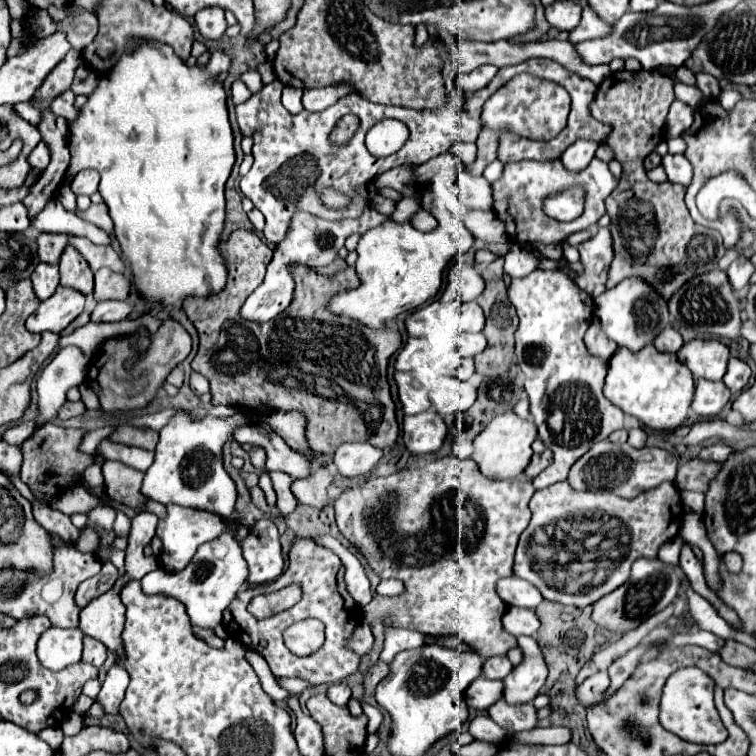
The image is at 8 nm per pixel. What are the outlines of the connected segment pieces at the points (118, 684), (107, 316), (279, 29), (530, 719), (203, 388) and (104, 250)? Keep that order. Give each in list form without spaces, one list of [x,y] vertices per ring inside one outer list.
[[[113,665],[106,674],[102,689],[98,693],[98,701],[104,705],[106,713],[119,714],[119,705],[129,685],[130,677],[120,665]]]
[[[106,301],[98,303],[92,311],[92,323],[116,323],[130,315],[134,305],[130,301]]]
[[[294,1],[294,7],[290,9],[288,17],[286,17],[286,19],[284,19],[280,25],[276,25],[276,27],[272,29],[272,33],[270,33],[270,35],[272,35],[274,39],[278,39],[278,35],[280,35],[280,33],[288,31],[288,29],[290,29],[290,27],[296,23],[296,13],[298,13],[298,9],[300,9],[300,1]]]
[[[504,699],[496,701],[490,709],[488,715],[492,721],[496,721],[502,729],[508,733],[514,731],[524,731],[524,729],[534,729],[538,727],[538,717],[536,717],[536,707],[532,703],[524,705],[510,705]]]
[[[192,373],[192,375],[190,375],[190,389],[200,397],[200,395],[208,393],[208,381],[206,381],[202,375]]]
[[[72,237],[70,245],[74,245],[82,253],[82,257],[88,261],[88,265],[90,265],[92,271],[108,267],[108,269],[112,269],[116,273],[126,273],[126,267],[122,263],[120,255],[112,247],[94,245],[86,237]]]

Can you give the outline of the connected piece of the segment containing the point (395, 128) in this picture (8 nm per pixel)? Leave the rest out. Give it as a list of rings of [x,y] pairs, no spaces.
[[[380,121],[366,135],[366,147],[372,155],[386,157],[396,153],[408,139],[408,127],[402,121]]]

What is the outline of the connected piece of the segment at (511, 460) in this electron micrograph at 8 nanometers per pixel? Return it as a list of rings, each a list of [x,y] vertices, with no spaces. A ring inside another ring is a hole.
[[[506,411],[506,413],[502,413],[500,417],[494,417],[494,419],[482,429],[482,433],[474,439],[476,451],[474,451],[472,459],[478,463],[480,473],[482,473],[484,477],[488,477],[488,479],[514,479],[514,477],[522,475],[524,469],[528,467],[530,457],[532,457],[532,447],[530,447],[530,445],[532,445],[534,439],[536,439],[536,427],[534,427],[534,423],[532,423],[532,421],[522,421],[514,411]]]

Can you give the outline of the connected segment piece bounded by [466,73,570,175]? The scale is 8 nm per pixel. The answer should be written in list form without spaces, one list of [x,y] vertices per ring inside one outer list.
[[[530,73],[516,75],[486,101],[484,111],[482,111],[482,121],[484,121],[486,129],[482,131],[482,135],[476,141],[478,155],[476,155],[474,171],[472,171],[472,167],[466,167],[466,171],[474,173],[474,175],[476,173],[482,175],[486,165],[490,165],[496,159],[498,131],[508,129],[508,131],[514,131],[528,139],[552,139],[554,135],[558,135],[562,131],[562,127],[566,127],[568,113],[570,113],[570,95],[558,83],[530,75]]]

